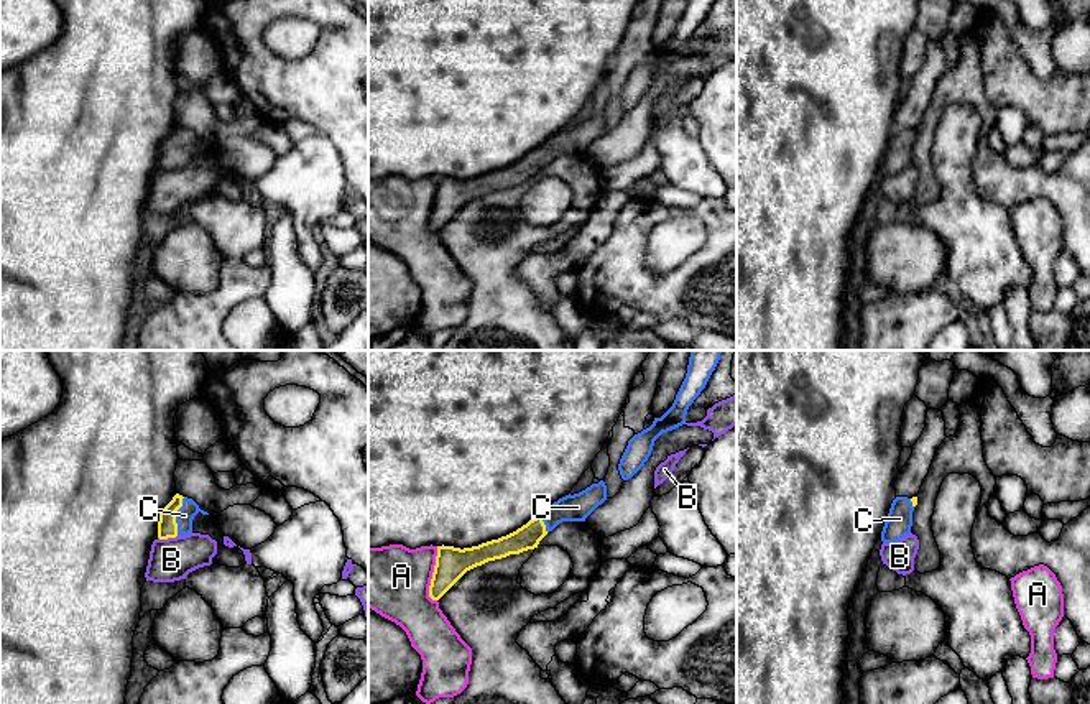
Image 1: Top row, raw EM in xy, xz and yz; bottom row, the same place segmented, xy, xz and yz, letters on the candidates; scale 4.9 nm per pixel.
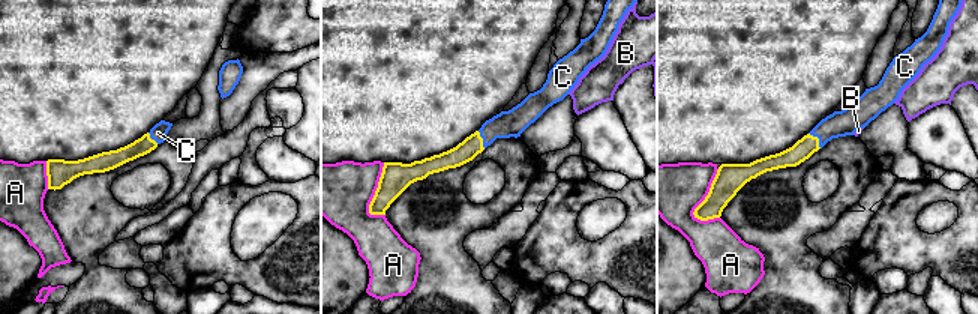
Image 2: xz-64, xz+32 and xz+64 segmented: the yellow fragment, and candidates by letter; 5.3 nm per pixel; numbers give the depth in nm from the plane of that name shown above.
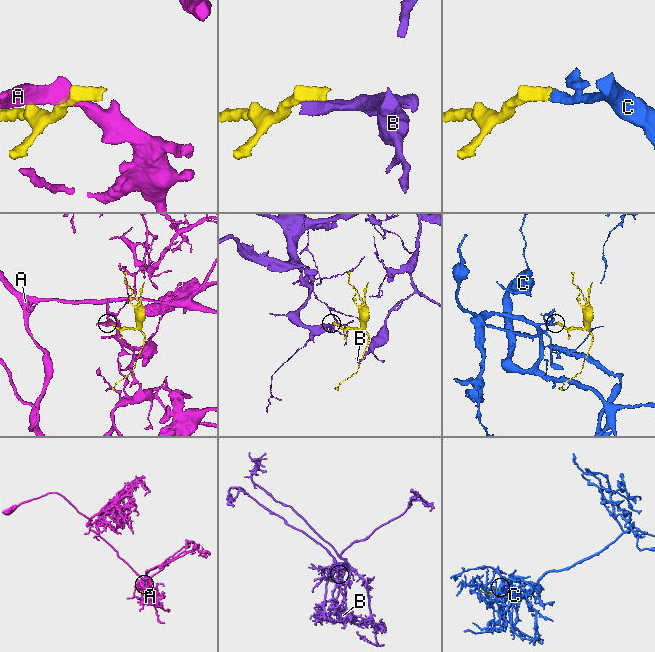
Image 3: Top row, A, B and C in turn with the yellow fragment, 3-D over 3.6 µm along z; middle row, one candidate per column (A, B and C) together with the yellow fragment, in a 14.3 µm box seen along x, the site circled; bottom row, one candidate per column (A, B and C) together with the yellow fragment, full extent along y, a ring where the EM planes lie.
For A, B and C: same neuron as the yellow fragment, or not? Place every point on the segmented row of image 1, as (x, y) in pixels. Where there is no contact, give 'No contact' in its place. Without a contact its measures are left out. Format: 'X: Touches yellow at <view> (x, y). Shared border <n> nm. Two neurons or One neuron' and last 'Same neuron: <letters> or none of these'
A: Touches yellow at xz (433, 574). Shared border 280 nm. Two neurons
B: Touches yellow at xy (166, 538). Shared border 100 nm. Two neurons
C: Touches yellow at xy (175, 517). Shared border 200 nm. One neuron
Same neuron: C

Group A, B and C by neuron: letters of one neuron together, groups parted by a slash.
A / B / C

